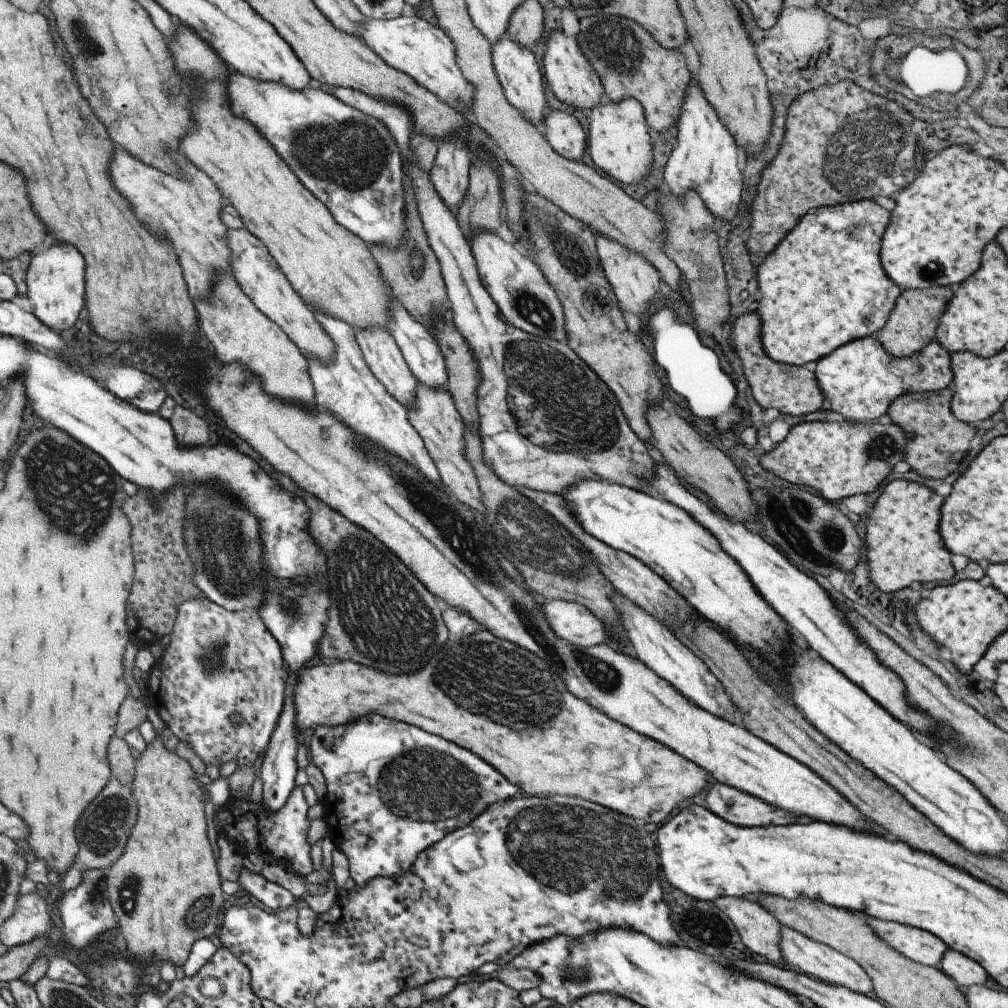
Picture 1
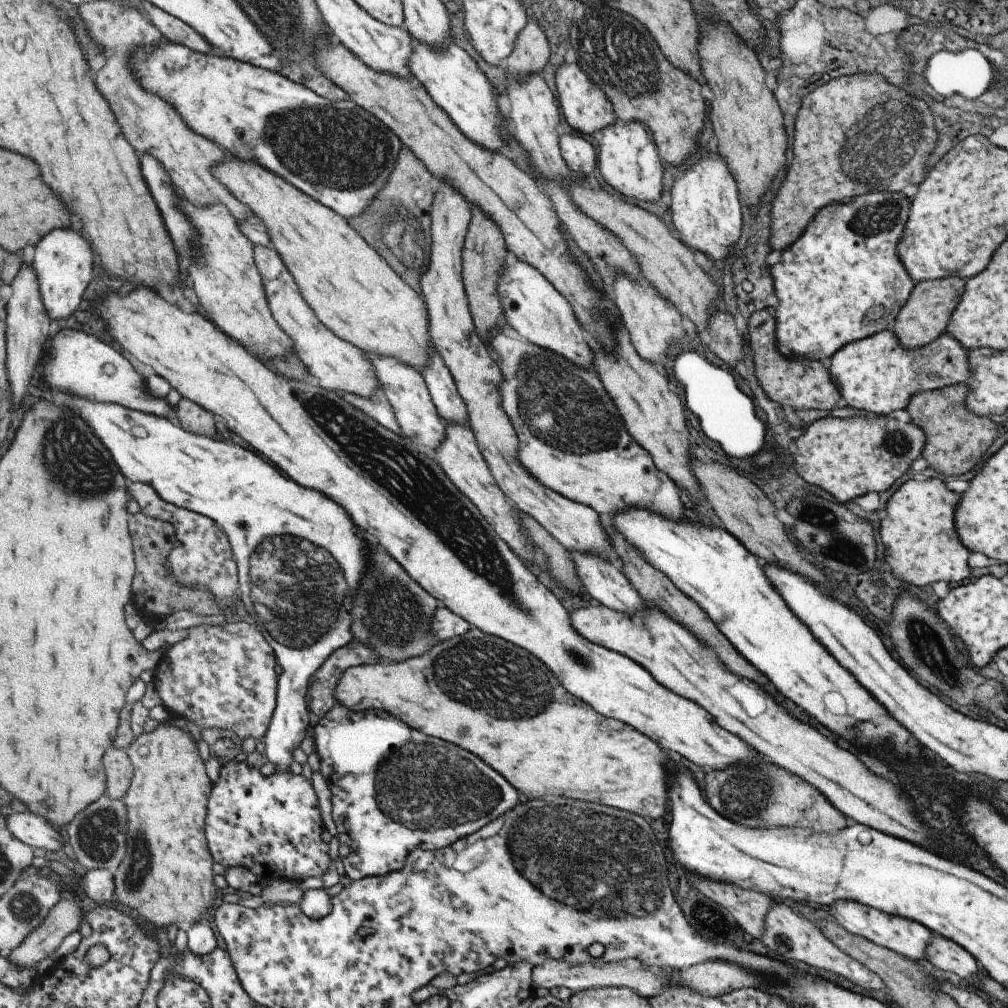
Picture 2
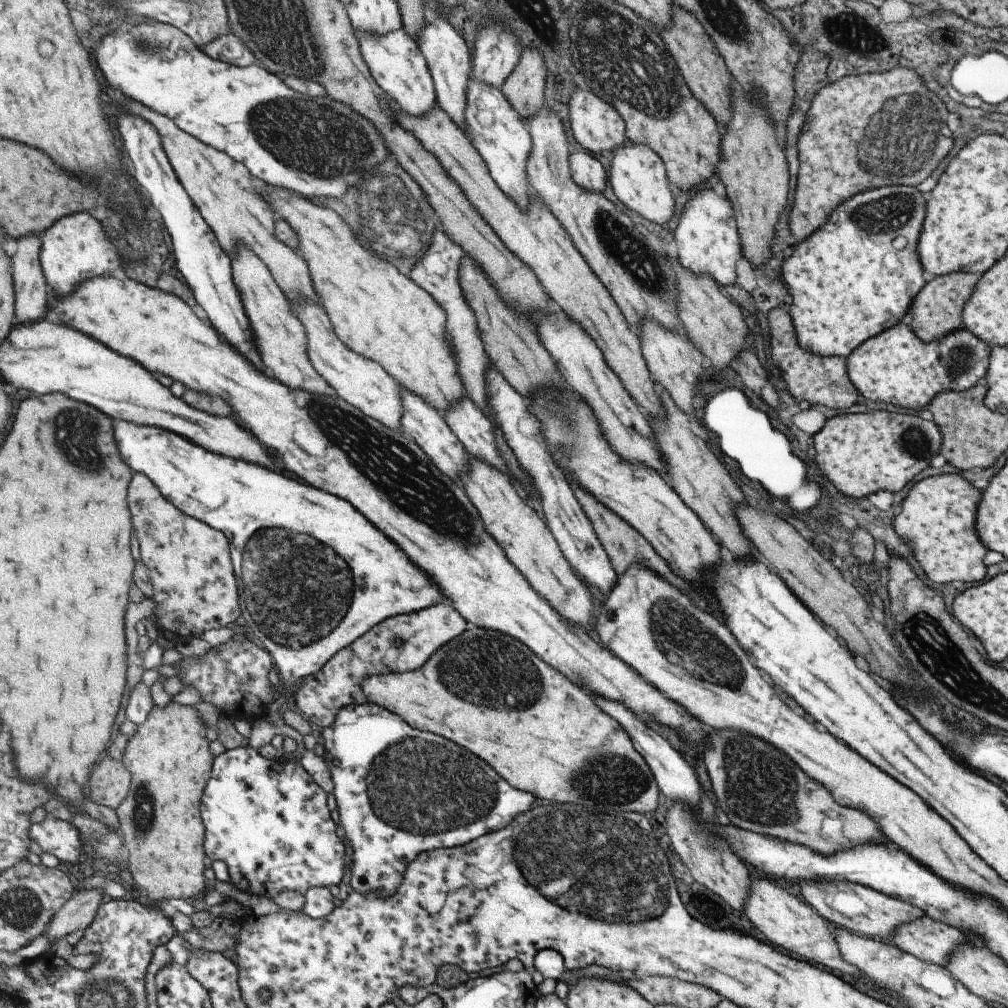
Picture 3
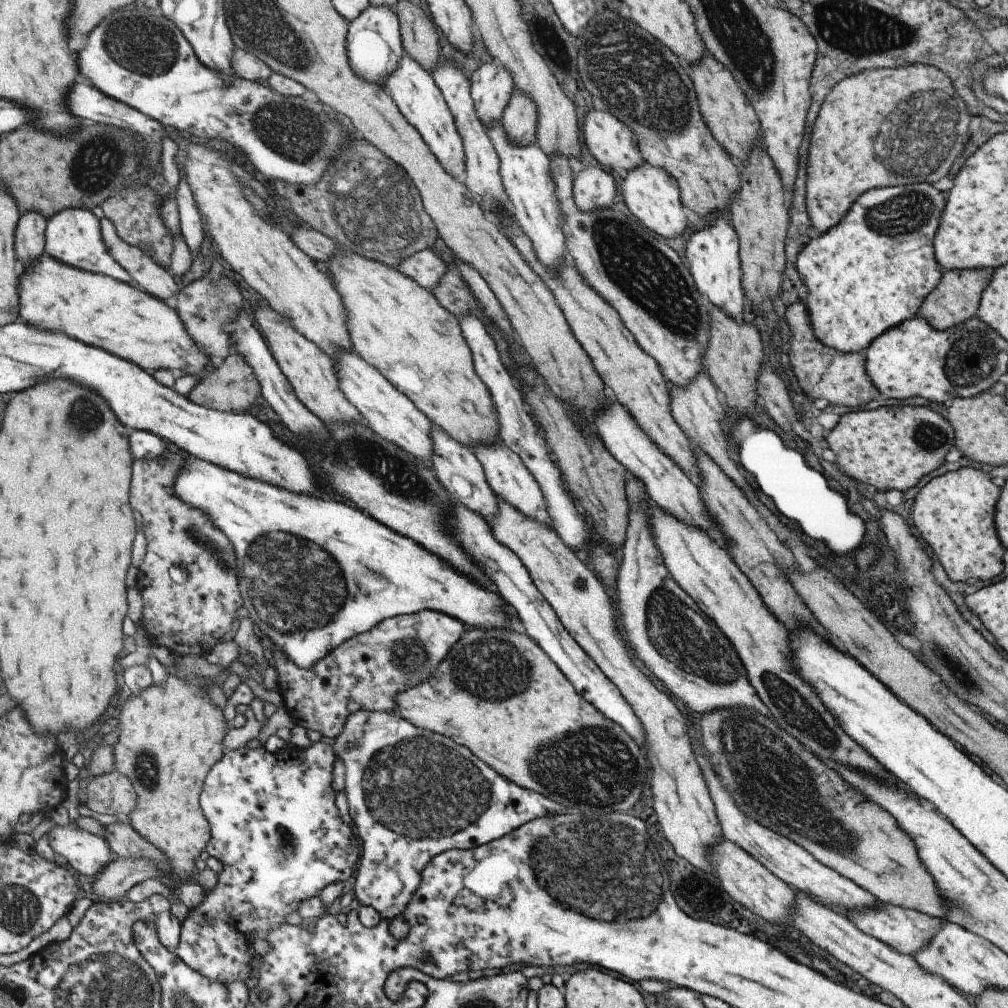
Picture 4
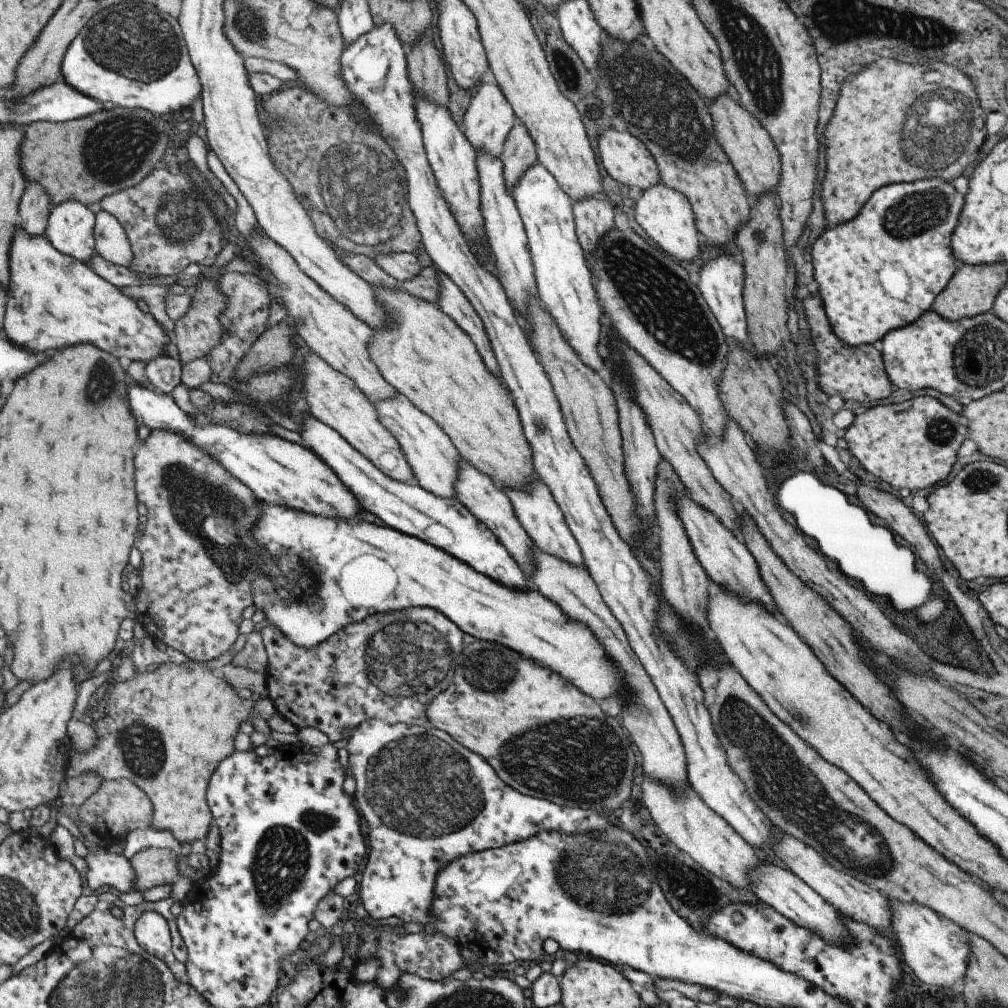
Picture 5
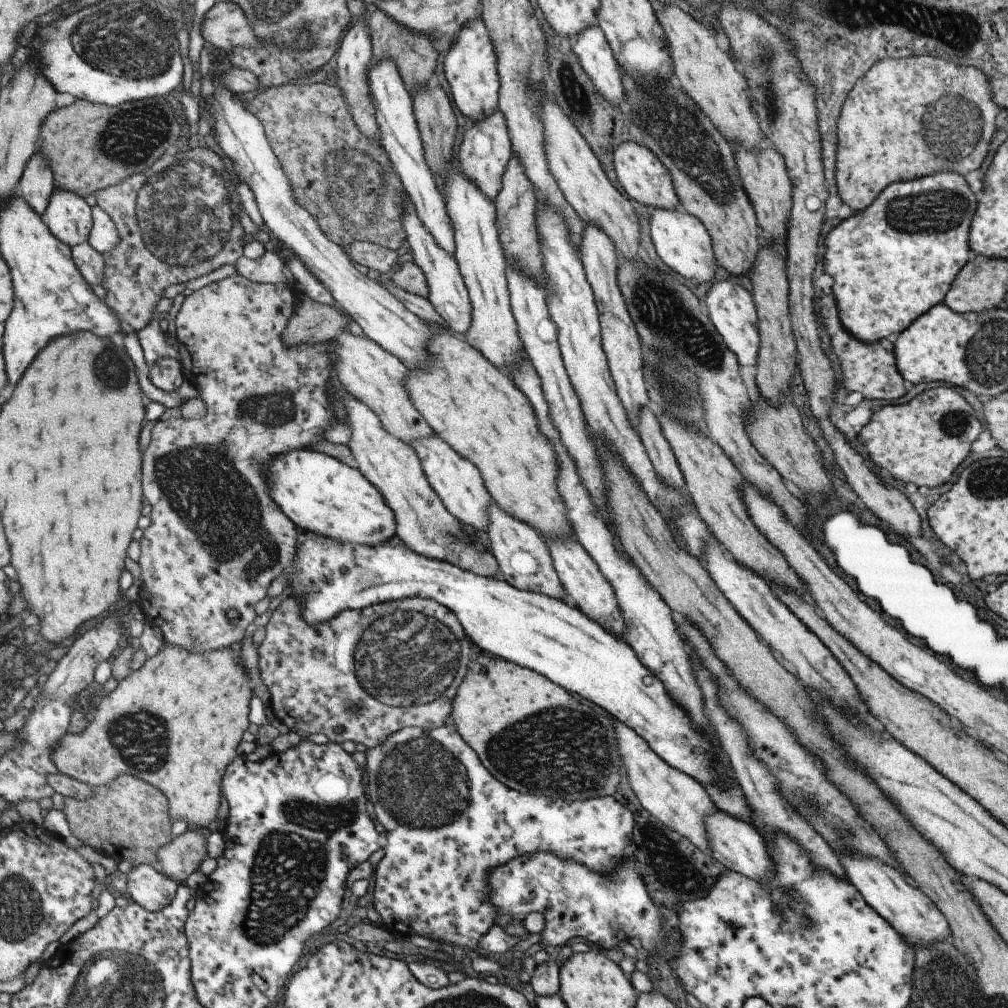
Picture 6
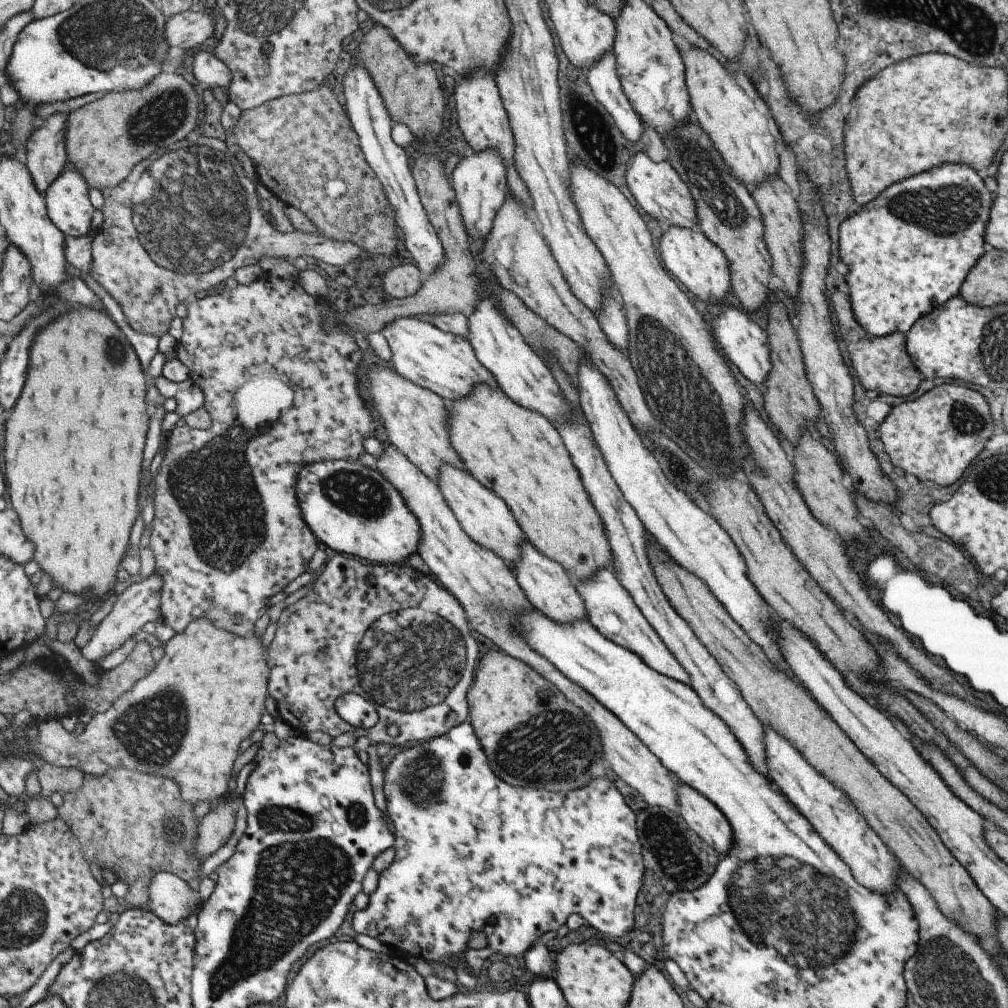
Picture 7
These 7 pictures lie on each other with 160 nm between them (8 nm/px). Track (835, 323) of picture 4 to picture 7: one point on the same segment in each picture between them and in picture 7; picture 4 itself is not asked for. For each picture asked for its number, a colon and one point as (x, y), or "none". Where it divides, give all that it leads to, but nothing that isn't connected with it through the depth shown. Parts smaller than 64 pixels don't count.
5: (879, 271)
6: (885, 275)
7: (892, 282)

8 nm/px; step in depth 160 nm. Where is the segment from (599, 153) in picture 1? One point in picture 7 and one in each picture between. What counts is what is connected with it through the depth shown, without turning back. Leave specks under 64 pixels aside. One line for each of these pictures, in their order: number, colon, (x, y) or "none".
2: (628, 160)
3: (637, 176)
4: (650, 195)
5: (665, 216)
6: (681, 242)
7: (687, 255)

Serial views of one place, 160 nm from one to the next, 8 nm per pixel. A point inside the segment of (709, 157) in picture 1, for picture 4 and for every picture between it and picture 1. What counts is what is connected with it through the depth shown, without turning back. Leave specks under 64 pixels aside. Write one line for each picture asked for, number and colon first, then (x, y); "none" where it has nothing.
2: (705, 210)
3: (706, 238)
4: (712, 254)

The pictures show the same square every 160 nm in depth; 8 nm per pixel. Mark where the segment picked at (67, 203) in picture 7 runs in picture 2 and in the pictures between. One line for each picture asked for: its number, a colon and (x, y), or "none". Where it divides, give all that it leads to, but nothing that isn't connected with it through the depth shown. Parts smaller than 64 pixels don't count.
2: (64, 263)
3: (75, 249)
4: (74, 237)
5: (71, 227)
6: (68, 215)

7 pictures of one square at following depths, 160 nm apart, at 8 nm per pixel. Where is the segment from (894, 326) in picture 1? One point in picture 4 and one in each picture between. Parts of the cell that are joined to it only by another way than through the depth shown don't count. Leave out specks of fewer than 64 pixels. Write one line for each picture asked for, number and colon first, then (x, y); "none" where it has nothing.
2: (925, 314)
3: (936, 309)
4: (955, 299)

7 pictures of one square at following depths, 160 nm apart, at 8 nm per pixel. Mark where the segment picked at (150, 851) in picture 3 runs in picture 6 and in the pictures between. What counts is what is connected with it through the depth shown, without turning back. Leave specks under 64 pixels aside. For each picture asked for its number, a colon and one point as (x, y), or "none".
4: (171, 737)
5: (191, 712)
6: (177, 722)

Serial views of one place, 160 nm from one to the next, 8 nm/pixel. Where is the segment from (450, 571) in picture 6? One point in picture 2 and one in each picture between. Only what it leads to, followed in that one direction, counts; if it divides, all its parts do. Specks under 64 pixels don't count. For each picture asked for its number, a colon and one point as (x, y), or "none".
2: (300, 559)
3: (314, 575)
4: (306, 601)
5: (330, 564)

